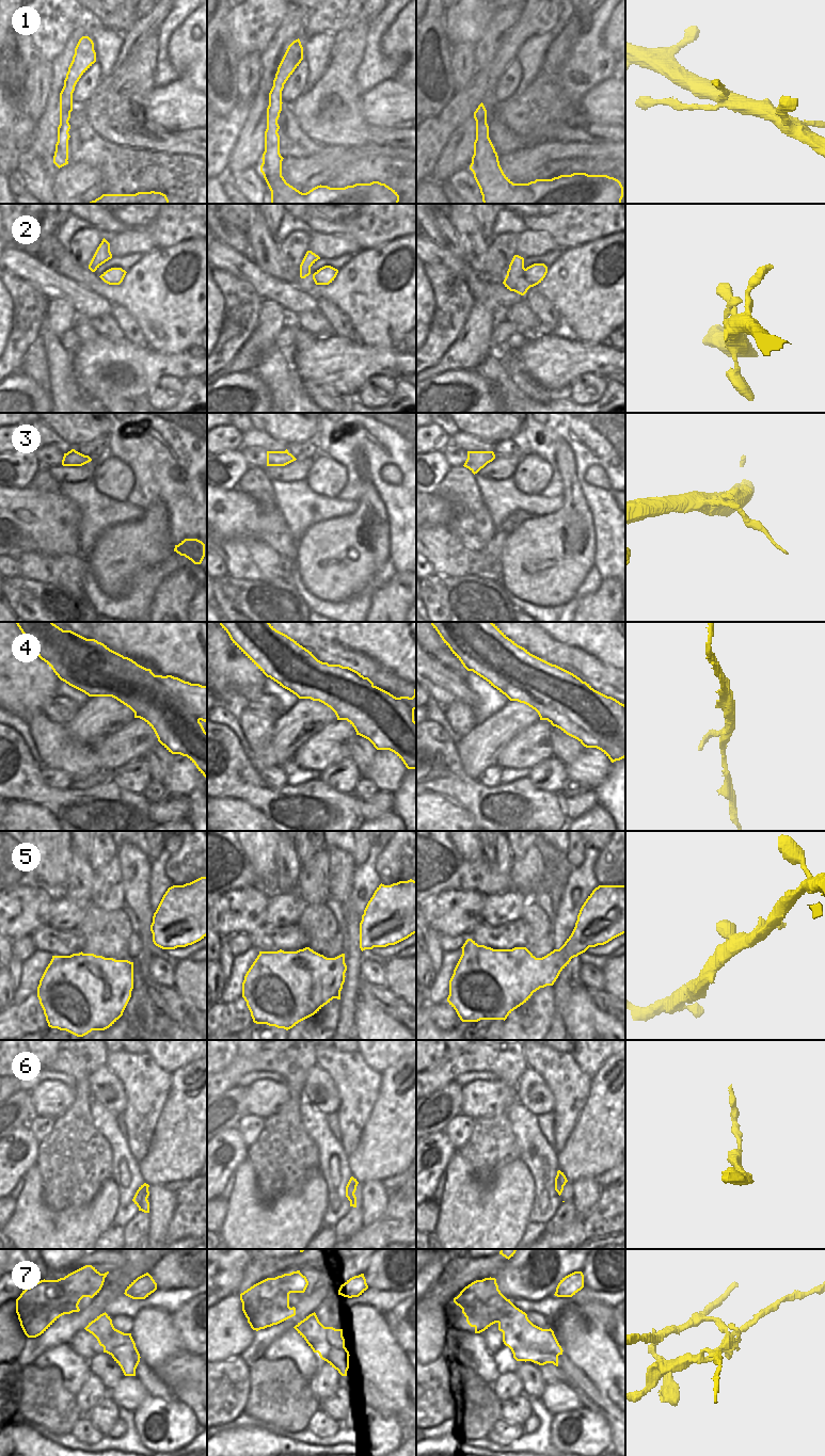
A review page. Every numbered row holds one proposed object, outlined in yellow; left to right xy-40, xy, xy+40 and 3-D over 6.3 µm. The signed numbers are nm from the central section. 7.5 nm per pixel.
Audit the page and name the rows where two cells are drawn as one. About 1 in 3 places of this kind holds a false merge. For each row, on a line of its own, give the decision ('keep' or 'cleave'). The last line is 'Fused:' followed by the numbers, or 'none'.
1: cleave
2: keep
3: cleave
4: cleave
5: keep
6: keep
7: cleave
Fused: 1, 3, 4, 7

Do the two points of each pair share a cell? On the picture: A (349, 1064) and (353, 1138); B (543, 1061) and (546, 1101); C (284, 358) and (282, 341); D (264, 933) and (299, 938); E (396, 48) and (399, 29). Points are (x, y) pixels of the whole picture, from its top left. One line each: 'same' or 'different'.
A: same
B: different
C: different
D: same
E: same

